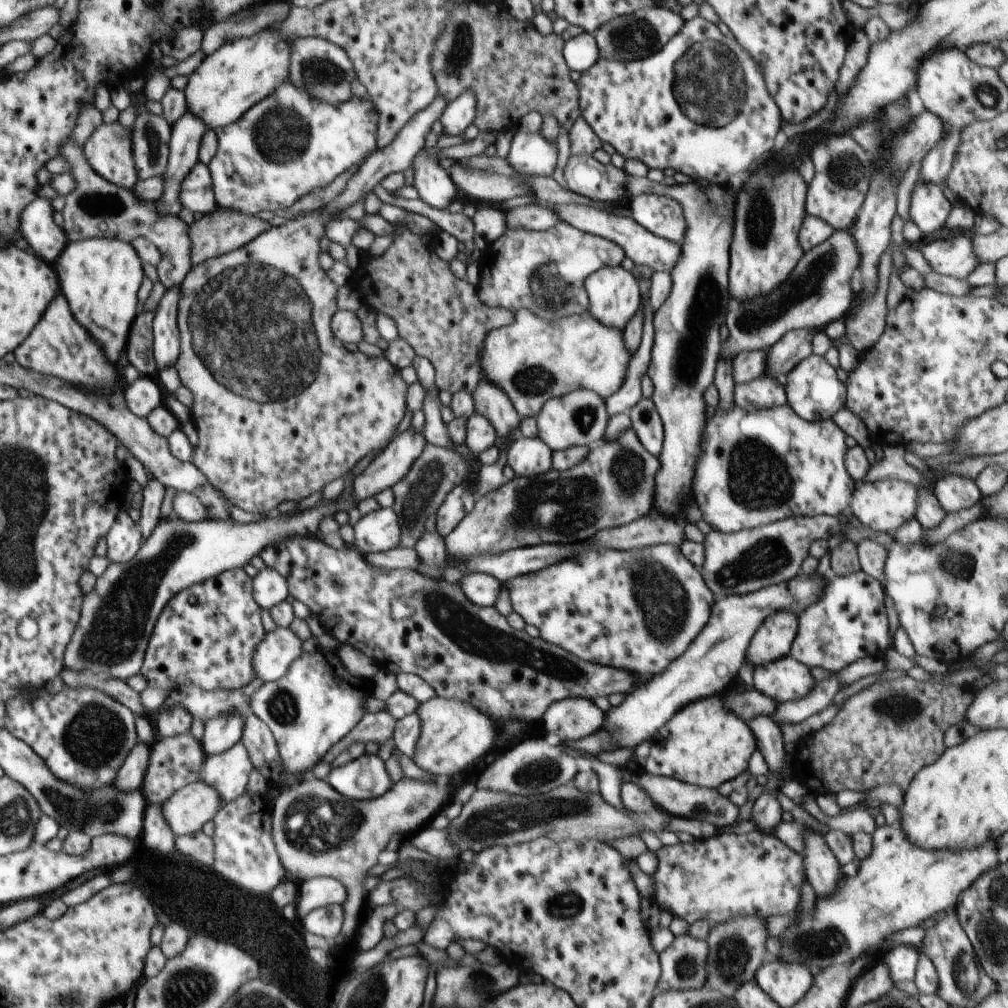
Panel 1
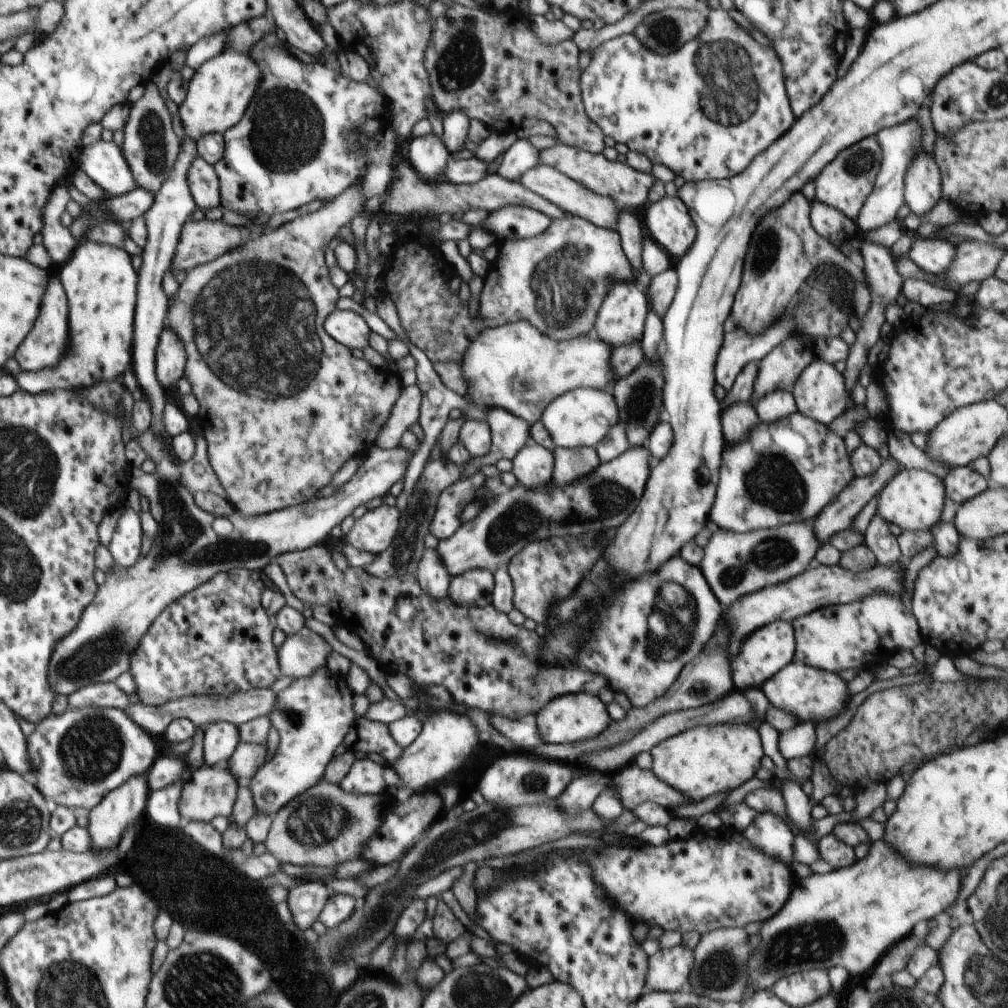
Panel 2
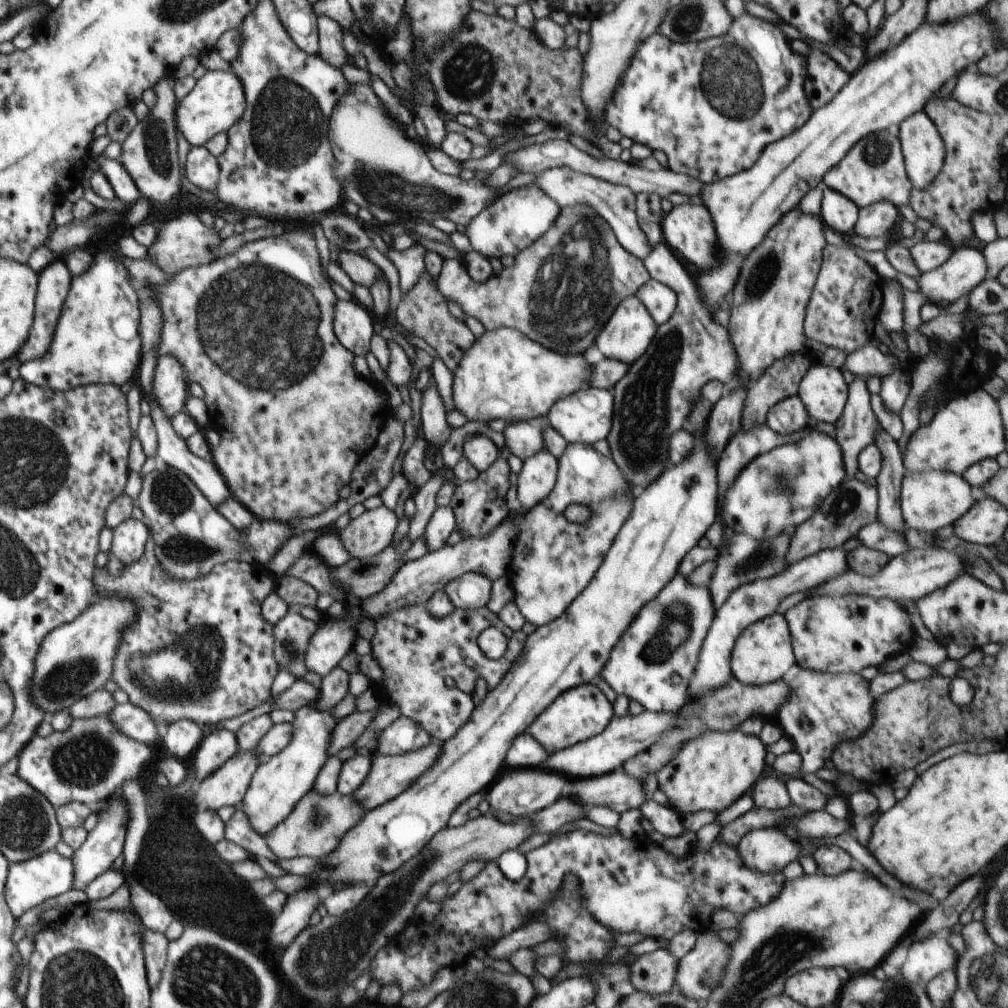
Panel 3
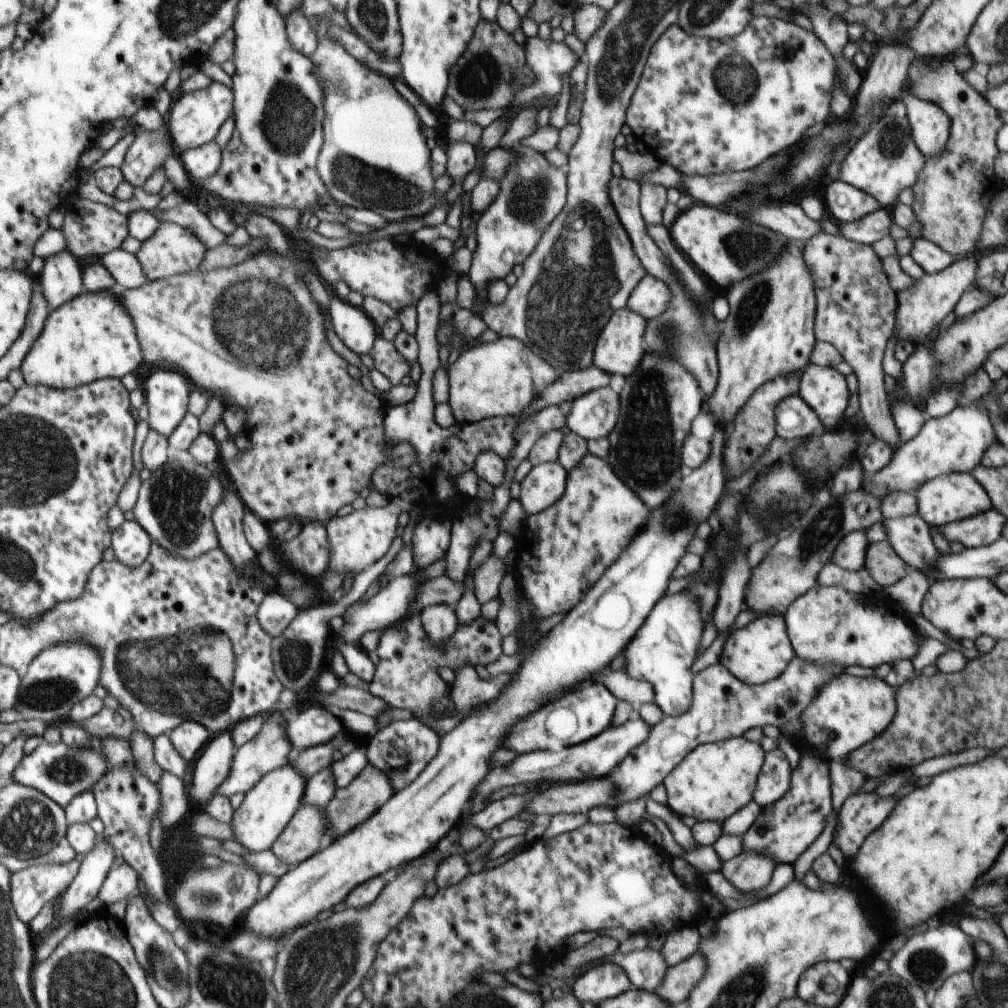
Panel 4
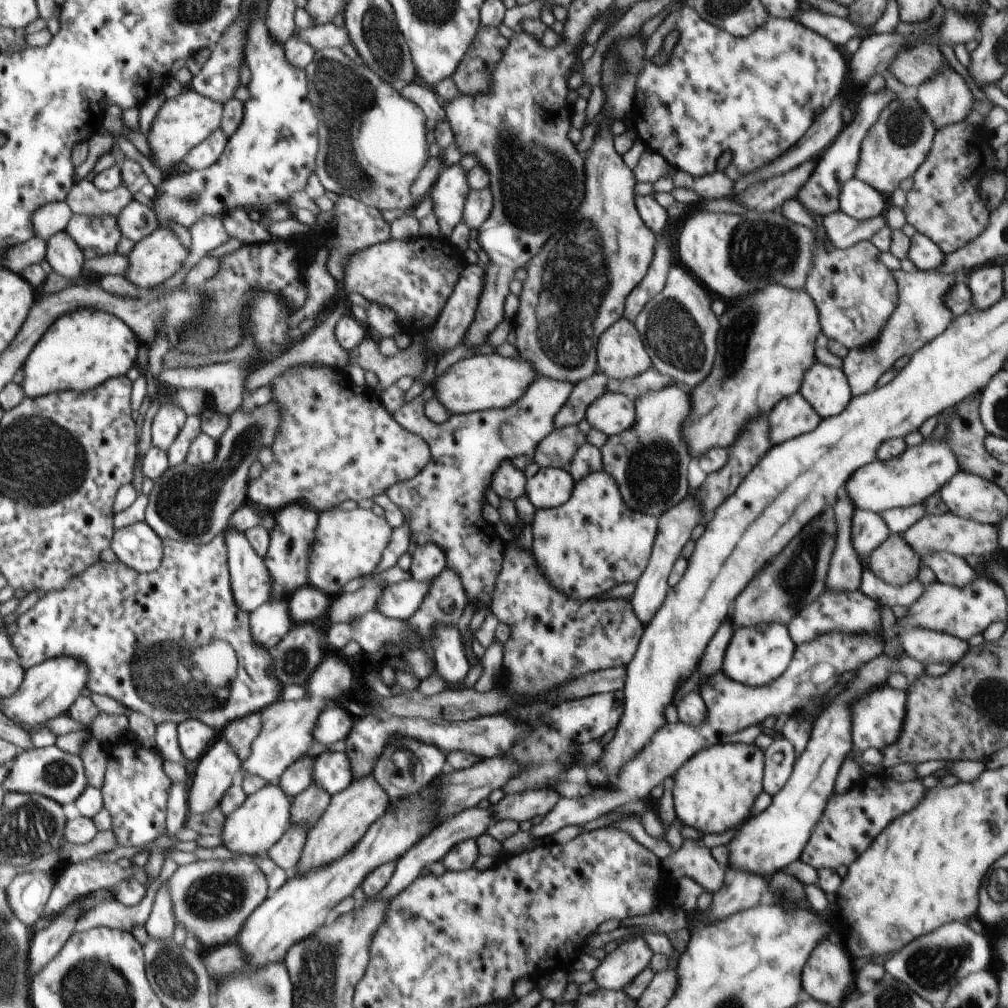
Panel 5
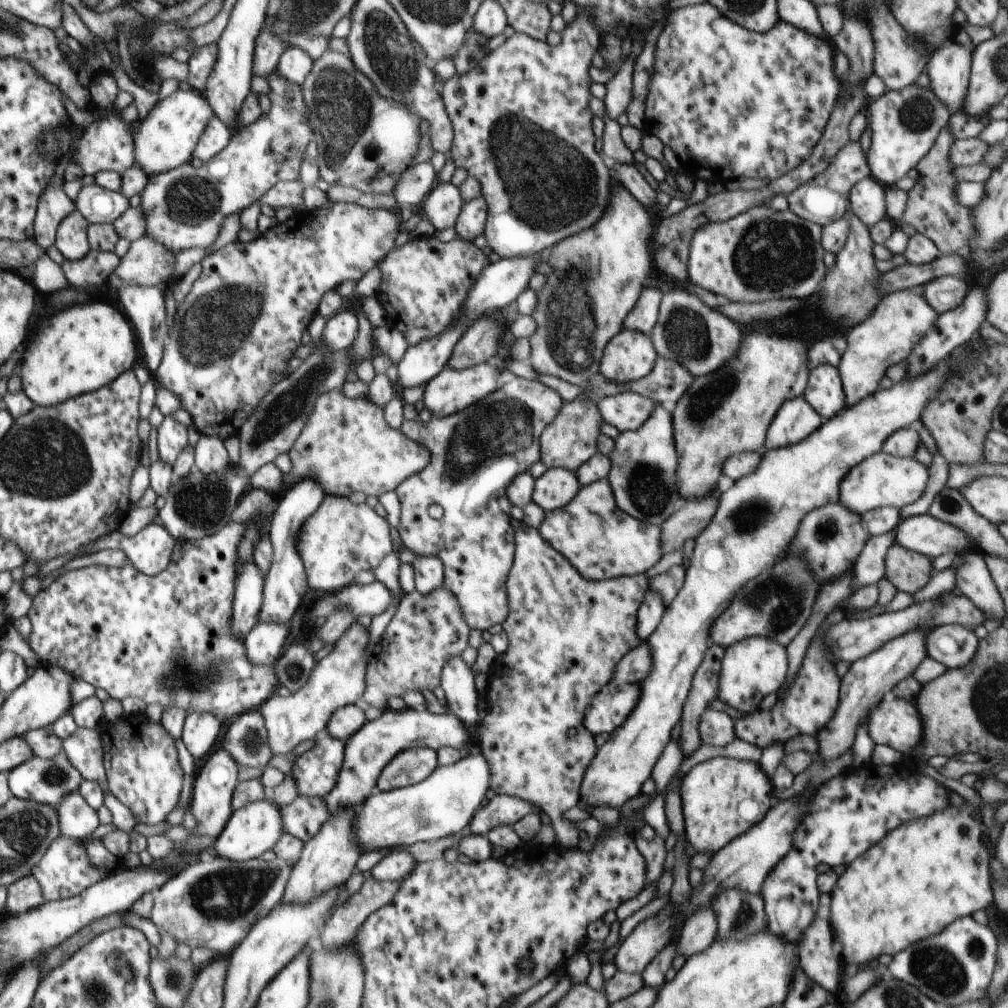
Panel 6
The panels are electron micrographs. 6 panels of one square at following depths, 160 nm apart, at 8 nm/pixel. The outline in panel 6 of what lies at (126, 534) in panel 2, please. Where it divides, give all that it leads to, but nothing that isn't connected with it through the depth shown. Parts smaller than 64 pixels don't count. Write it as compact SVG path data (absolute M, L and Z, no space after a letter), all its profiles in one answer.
M154 522L150 523L148 526L145 526L138 534L135 534L133 537L125 537L119 530L116 530L112 533L105 534L104 537L100 537L96 540L93 540L92 542L88 542L88 544L85 544L82 546L82 548L80 548L79 552L74 554L63 554L57 556L56 558L52 558L46 562L45 565L42 565L37 573L38 576L43 579L52 571L61 568L63 565L74 558L84 556L87 553L95 553L96 551L101 551L102 549L120 548L120 550L123 550L127 554L130 565L134 566L138 572L144 573L149 577L153 577L168 568L172 558L175 542L176 539L168 532L166 527Z

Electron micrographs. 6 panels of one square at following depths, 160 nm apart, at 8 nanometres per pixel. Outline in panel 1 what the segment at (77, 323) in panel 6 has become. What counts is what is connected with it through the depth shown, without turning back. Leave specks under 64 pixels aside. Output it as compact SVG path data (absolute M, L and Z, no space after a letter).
M102 237L69 241L52 266L58 270L60 290L74 318L101 346L107 360L117 362L125 352L134 319L140 314L136 294L144 271L136 249L131 243Z

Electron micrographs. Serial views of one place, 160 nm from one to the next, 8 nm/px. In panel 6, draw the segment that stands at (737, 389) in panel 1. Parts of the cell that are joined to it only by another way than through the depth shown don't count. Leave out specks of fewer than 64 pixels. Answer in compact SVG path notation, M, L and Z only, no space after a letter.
M796 397L780 406L766 433L765 446L772 448L792 446L803 441L806 436L816 432L823 423L823 418L814 410L805 398Z

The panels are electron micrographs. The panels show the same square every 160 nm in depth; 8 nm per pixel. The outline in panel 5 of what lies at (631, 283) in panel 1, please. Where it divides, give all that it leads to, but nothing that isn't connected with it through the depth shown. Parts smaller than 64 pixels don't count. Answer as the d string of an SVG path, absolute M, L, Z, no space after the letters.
M628 319L616 321L597 341L597 370L608 378L631 379L652 368L640 333Z

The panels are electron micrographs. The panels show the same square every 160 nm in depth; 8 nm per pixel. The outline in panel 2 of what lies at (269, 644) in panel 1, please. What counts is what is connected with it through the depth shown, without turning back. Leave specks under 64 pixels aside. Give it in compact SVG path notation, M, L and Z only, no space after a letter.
M304 626L296 634L287 635L277 651L281 674L295 679L309 677L326 666L332 651L322 636Z

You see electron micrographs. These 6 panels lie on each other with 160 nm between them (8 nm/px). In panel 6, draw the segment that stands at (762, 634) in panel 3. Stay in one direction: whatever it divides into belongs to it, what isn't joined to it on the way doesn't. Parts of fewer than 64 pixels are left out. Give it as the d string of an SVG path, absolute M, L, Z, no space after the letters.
M750 637L725 648L717 698L734 710L751 713L771 692L777 692L787 680L787 648L766 637Z

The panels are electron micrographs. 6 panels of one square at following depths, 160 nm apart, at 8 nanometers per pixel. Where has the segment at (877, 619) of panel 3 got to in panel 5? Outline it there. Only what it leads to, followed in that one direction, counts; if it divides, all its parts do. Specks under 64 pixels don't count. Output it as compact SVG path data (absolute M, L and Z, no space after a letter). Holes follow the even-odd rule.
M826 590L810 606L799 612L798 616L787 624L787 629L796 645L811 641L814 637L826 633L828 630L830 632L836 630L836 632L856 634L860 634L860 632L881 632L881 610L881 605L868 596L864 598L861 590L839 593ZM908 629L898 632L903 650L923 665L956 665L970 648L967 640L937 630Z

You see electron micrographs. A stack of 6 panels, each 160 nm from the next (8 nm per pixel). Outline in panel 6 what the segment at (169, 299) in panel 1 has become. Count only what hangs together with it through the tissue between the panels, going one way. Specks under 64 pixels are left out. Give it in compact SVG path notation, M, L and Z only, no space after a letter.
M168 415L157 429L157 433L159 458L172 467L178 455L189 446L187 428Z

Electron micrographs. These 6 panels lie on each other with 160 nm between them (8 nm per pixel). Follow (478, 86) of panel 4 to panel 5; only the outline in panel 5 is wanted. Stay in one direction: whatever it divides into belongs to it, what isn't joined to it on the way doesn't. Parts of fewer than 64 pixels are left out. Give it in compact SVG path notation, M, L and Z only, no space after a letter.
M480 24L475 39L452 74L460 93L473 95L489 91L492 71L508 43L497 27Z

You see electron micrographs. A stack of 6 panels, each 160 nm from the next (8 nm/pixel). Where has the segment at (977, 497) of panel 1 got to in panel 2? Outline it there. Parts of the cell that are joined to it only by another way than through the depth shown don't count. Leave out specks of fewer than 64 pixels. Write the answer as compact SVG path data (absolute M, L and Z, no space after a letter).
M970 465L945 471L943 481L948 498L959 504L988 489L987 478Z

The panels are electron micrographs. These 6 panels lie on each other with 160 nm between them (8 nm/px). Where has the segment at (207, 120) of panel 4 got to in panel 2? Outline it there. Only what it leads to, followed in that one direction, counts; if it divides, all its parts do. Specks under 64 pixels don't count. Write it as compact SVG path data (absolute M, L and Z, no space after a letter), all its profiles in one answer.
M224 50L195 70L189 81L186 98L179 106L179 116L185 136L192 140L209 134L224 134L242 120L248 103L262 78L259 66L246 53Z

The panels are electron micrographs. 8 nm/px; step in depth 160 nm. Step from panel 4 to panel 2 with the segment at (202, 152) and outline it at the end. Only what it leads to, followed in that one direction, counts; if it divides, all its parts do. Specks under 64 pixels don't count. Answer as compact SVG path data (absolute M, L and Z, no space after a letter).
M200 155L194 157L187 172L187 181L198 207L216 208L221 204L220 183L215 168Z

